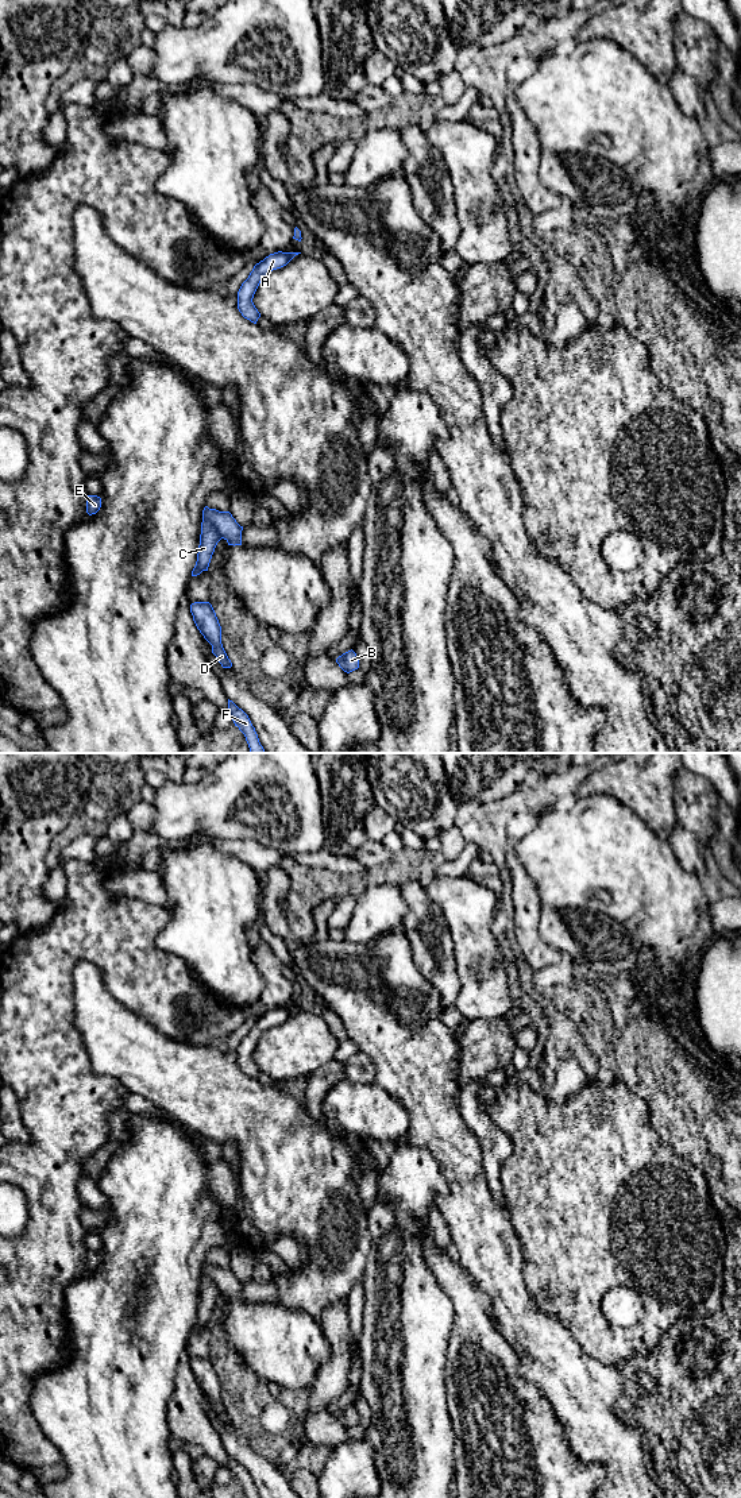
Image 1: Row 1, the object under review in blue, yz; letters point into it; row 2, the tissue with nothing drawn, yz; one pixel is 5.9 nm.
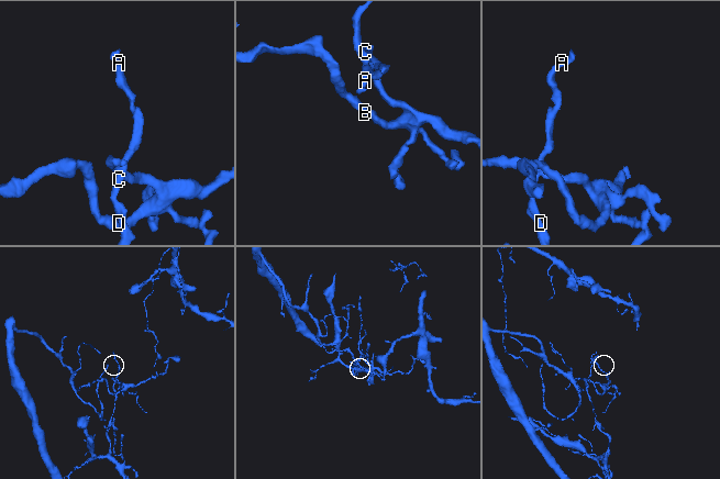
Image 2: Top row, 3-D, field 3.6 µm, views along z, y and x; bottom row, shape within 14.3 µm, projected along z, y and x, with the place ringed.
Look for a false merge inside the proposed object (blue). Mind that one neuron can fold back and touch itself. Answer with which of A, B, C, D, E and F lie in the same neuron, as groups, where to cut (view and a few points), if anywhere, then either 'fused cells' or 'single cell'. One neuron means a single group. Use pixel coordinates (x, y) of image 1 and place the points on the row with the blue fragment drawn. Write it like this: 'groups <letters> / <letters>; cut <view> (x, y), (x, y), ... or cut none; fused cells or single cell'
groups A C D F / B E; cut yz (203, 520), (212, 524), (222, 537); fused cells

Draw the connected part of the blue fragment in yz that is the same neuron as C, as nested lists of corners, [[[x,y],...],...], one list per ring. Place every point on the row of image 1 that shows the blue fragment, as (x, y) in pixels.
[[[202,521],[197,561],[192,571],[192,576],[197,576],[202,571],[208,571],[212,555],[220,540],[221,540],[221,536],[217,532],[216,526],[209,521]]]

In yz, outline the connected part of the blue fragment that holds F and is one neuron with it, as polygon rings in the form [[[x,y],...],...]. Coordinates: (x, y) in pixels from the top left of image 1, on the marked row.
[[[228,699],[228,714],[232,718],[235,726],[238,726],[239,730],[244,734],[250,752],[266,753],[259,742],[258,734],[248,715],[229,699]]]

